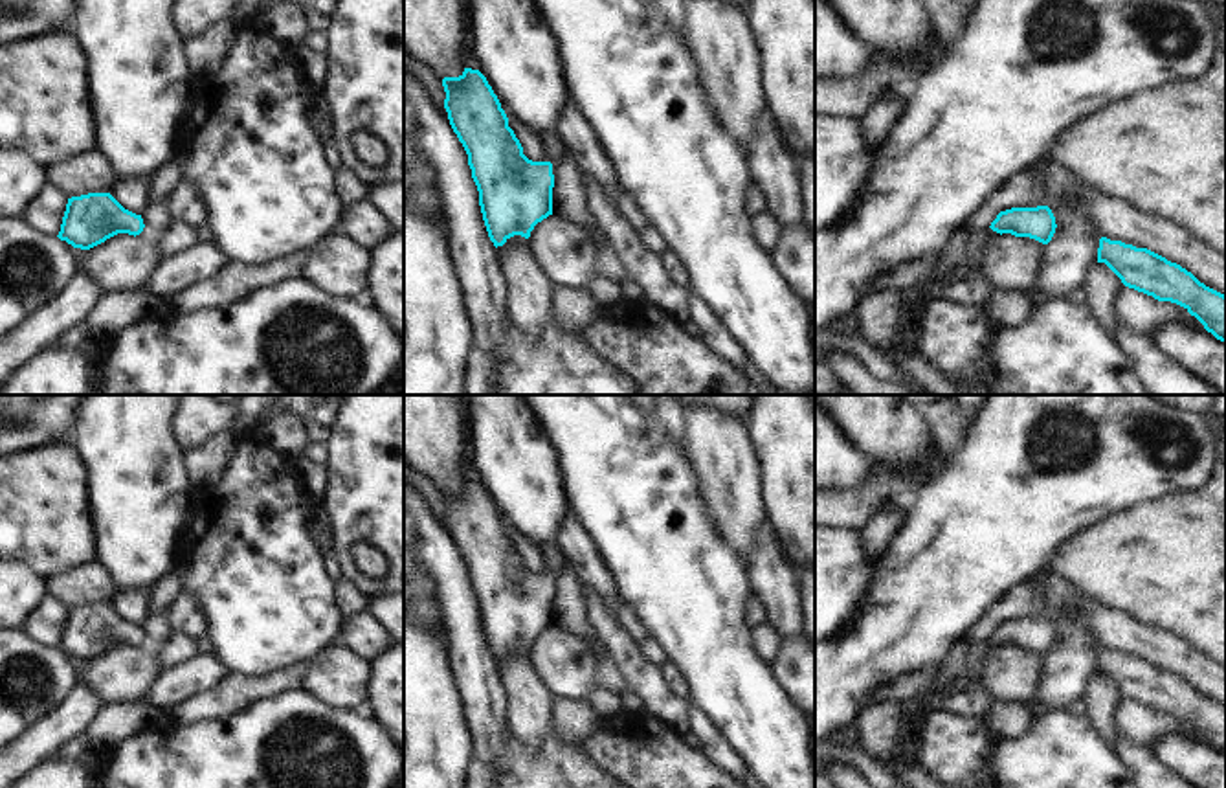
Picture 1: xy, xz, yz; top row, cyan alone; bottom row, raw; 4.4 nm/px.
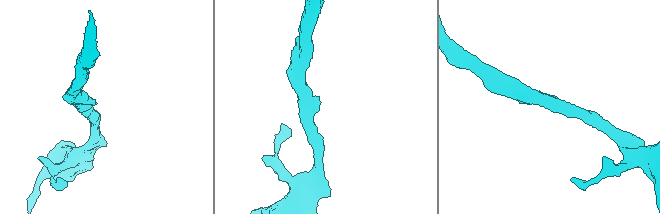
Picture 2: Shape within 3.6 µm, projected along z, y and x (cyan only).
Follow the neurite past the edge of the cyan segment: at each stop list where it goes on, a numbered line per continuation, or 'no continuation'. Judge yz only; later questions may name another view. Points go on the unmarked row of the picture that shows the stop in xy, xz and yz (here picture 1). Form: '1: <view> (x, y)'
1: yz (979, 654)

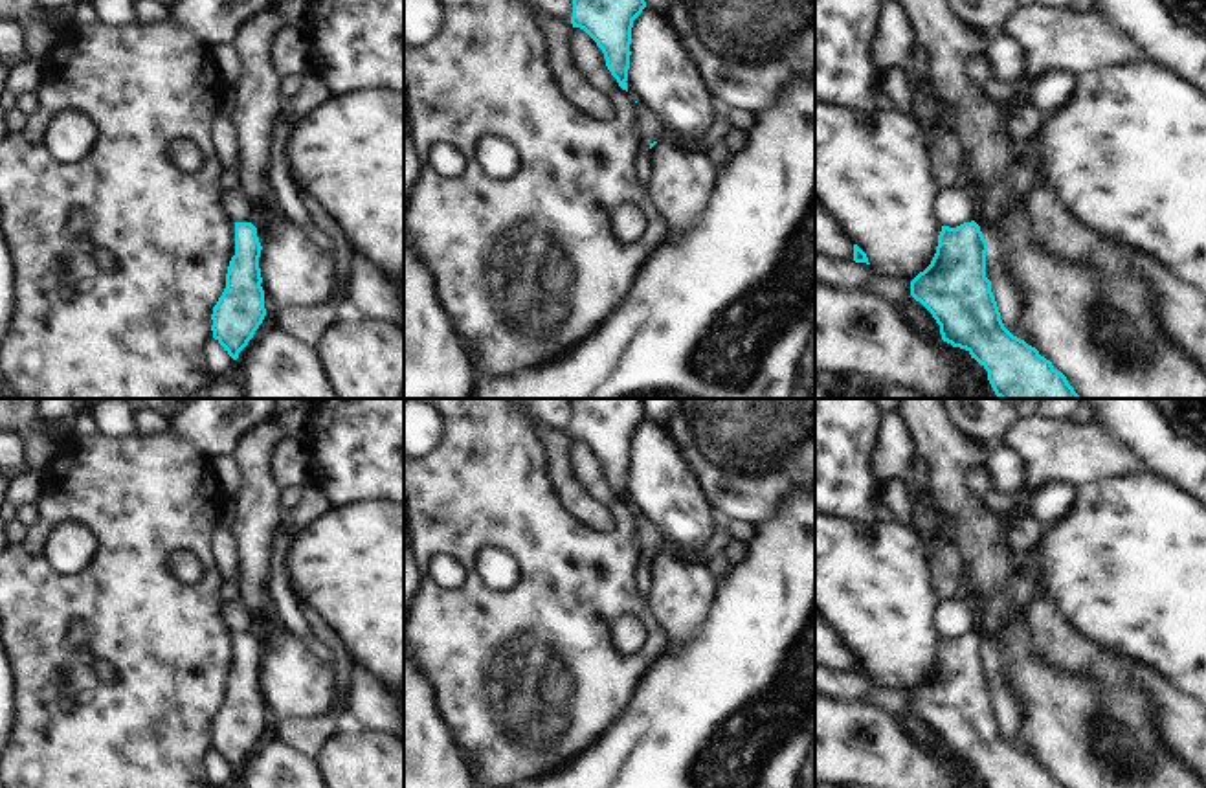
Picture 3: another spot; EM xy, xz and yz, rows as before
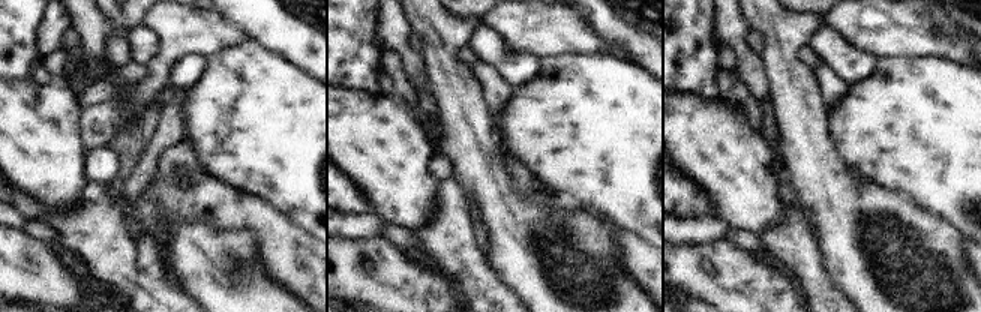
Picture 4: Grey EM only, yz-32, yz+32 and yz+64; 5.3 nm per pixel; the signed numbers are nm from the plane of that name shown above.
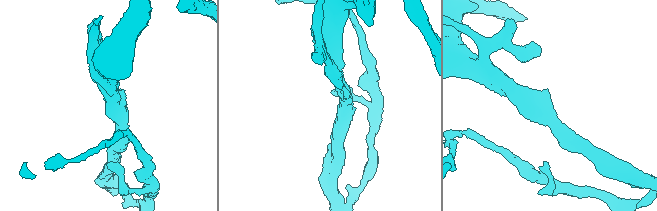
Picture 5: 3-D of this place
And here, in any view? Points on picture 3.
no continuation

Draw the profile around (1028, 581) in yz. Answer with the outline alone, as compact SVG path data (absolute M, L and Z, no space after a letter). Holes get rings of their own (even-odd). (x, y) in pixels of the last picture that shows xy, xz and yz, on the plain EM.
M1037 547L1028 555L1024 568L1017 575L1013 614L1022 614L1026 606L1041 595L1041 569L1037 566Z

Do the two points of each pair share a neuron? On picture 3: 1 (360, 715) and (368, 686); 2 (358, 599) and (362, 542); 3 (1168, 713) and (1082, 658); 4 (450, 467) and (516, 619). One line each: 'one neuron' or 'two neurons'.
1: one neuron
2: one neuron
3: one neuron
4: one neuron

